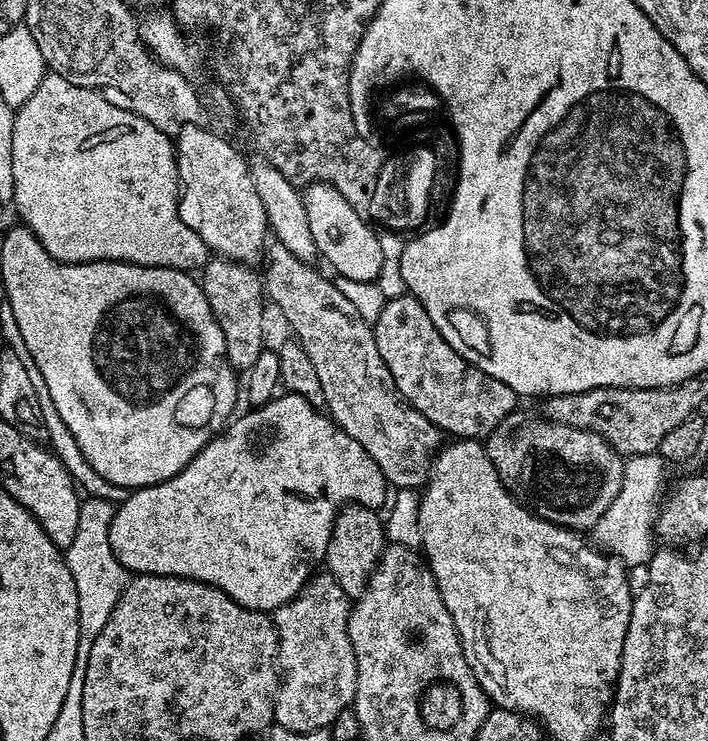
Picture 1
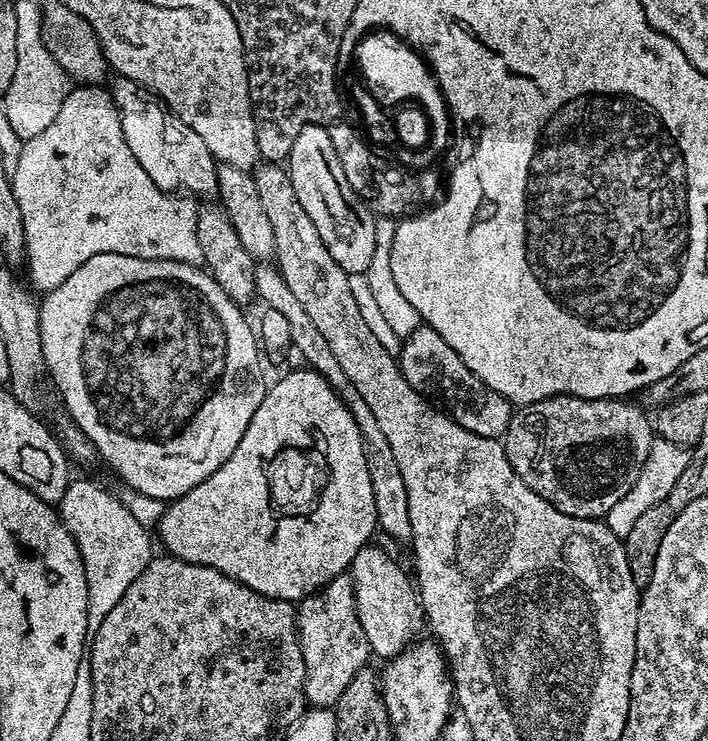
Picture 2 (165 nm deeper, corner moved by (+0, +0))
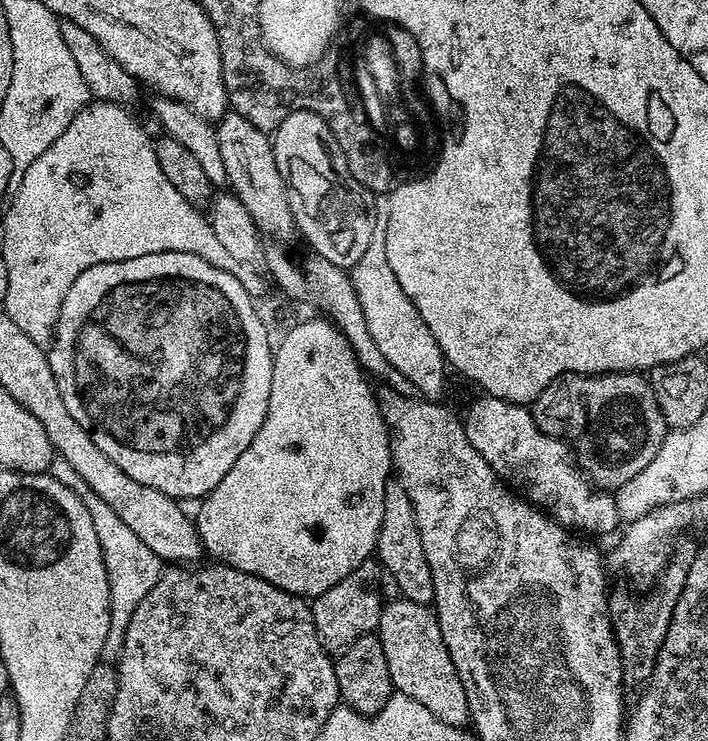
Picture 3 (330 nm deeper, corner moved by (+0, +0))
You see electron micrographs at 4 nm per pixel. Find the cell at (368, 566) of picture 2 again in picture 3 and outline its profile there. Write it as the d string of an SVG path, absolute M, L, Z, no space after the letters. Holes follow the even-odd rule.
M395 599L385 603L378 629L382 650L386 650L393 689L414 698L414 702L422 702L422 706L426 706L426 710L430 710L430 714L434 714L444 724L467 725L470 715L466 690L446 650L435 611L427 604Z

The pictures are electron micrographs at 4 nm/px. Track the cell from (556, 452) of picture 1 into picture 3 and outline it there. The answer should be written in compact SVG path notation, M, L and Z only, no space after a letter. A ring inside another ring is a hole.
M578 372L567 373L546 386L544 393L531 405L530 411L537 426L547 436L563 438L568 442L576 440L576 463L580 465L580 471L585 477L601 490L621 488L626 482L630 482L630 478L634 478L634 474L650 466L650 461L654 459L654 454L658 454L670 431L658 406L651 379L638 372L605 372L594 376Z

